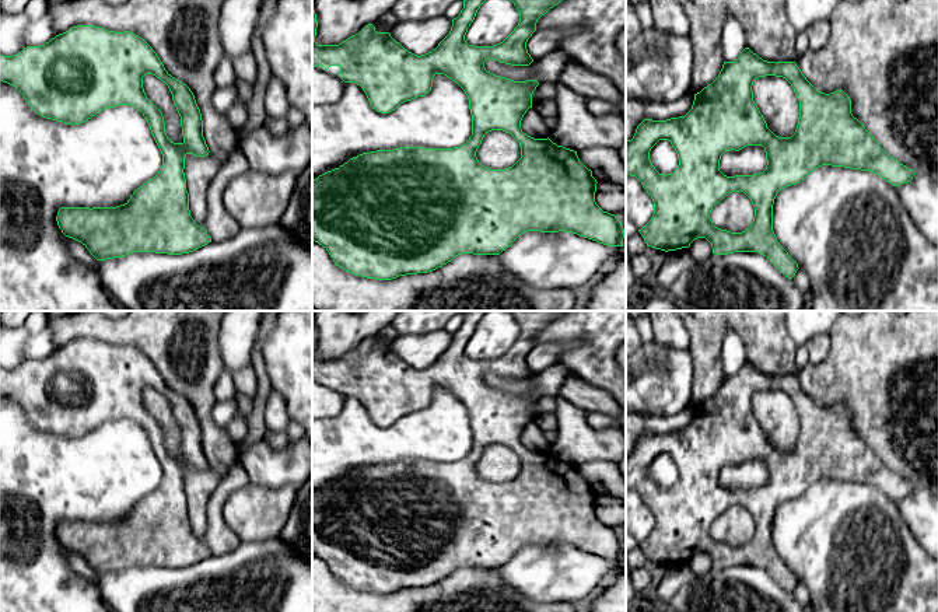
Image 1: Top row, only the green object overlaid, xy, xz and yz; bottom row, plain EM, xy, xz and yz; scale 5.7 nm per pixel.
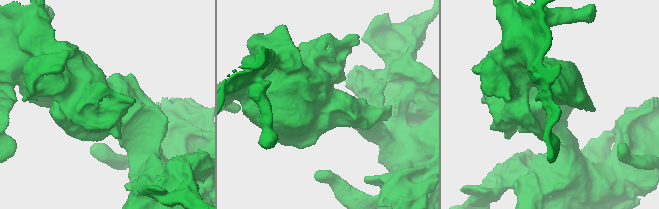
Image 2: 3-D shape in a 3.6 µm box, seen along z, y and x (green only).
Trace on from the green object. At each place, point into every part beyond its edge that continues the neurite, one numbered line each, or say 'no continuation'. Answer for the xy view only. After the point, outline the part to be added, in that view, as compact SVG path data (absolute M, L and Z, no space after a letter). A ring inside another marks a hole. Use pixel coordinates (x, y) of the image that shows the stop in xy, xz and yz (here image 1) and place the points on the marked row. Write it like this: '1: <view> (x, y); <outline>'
no continuation

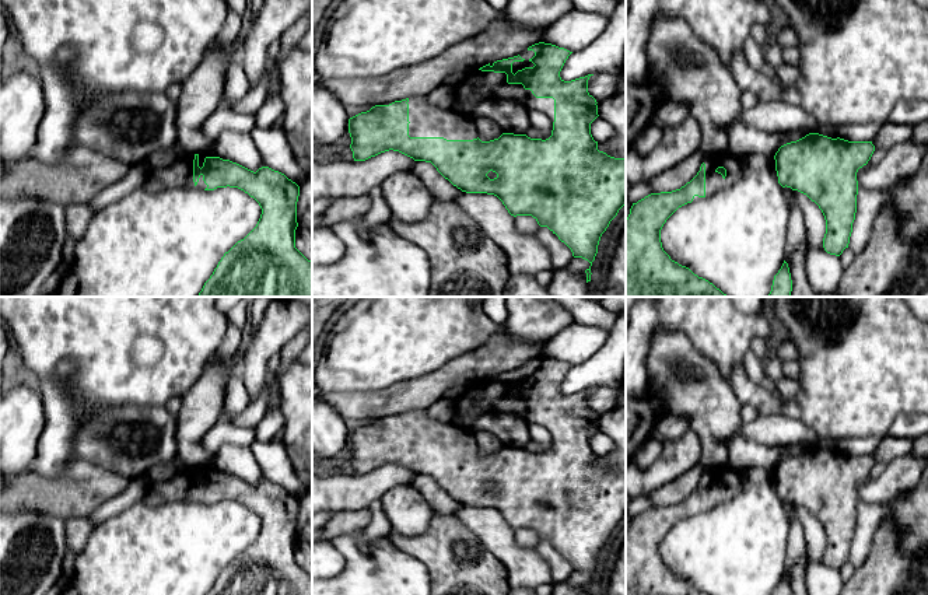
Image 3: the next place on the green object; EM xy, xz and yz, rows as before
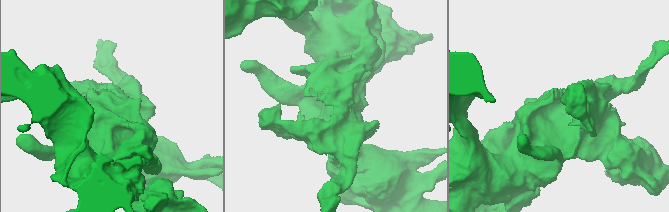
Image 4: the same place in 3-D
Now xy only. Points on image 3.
1: xy (179, 175); M186 154L176 160L172 165L158 169L151 169L144 182L143 189L151 193L158 193L167 189L193 189L204 190L207 185L200 175L199 182L193 182L193 160L195 154Z

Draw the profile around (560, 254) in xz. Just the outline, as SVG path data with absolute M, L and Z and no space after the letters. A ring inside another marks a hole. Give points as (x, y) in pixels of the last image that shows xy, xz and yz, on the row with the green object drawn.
M537 227L537 241L549 251L554 269L565 267L572 260L571 249L547 227Z

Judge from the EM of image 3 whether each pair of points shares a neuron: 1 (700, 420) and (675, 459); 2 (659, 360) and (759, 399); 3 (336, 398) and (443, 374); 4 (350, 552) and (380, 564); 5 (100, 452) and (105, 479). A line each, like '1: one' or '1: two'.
1: two
2: two
3: one
4: one
5: two

